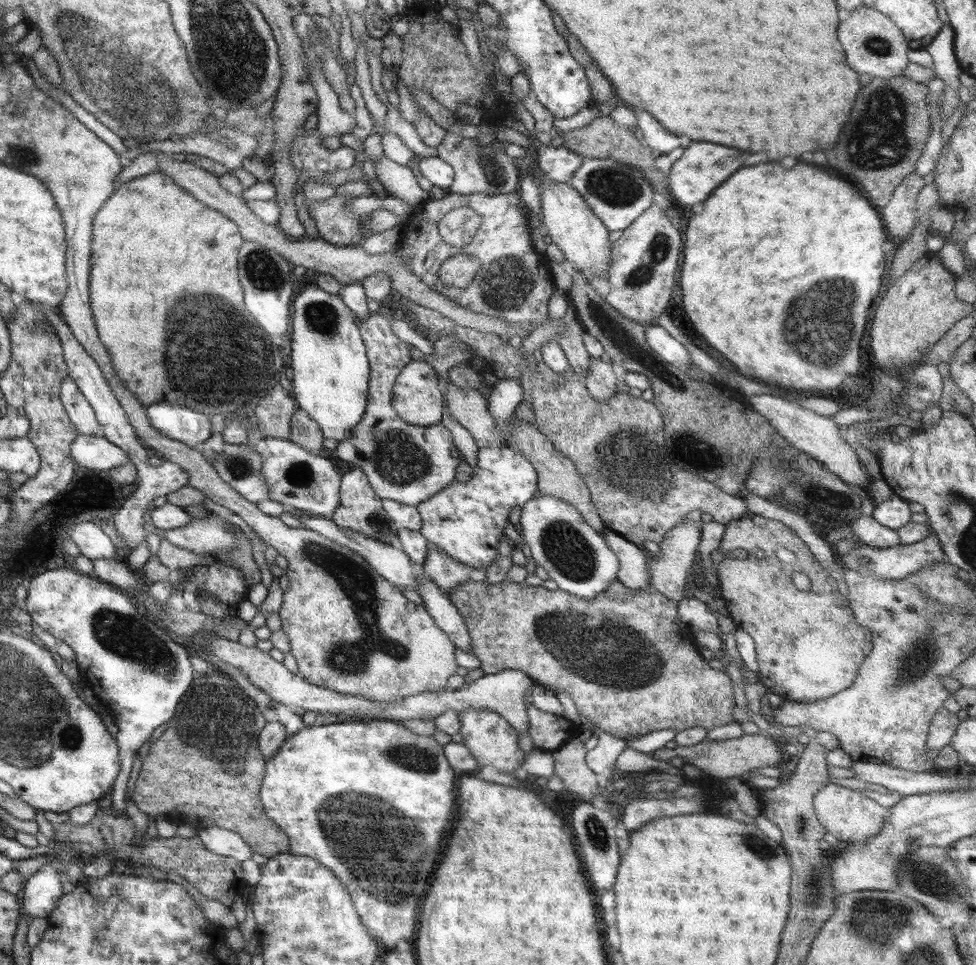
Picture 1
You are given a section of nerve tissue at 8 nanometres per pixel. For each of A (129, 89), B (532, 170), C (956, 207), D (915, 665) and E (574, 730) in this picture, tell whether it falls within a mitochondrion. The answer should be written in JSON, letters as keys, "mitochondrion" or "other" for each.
{"A":"mitochondrion","B":"other","C":"other","D":"mitochondrion","E":"other"}

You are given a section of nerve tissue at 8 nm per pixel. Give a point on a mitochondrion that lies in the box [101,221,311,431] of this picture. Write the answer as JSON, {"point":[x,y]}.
{"point":[192,324]}

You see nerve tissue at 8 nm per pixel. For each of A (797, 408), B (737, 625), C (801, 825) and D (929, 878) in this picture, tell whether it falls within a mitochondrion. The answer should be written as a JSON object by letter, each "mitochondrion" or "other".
{"A":"other","B":"other","C":"mitochondrion","D":"mitochondrion"}

